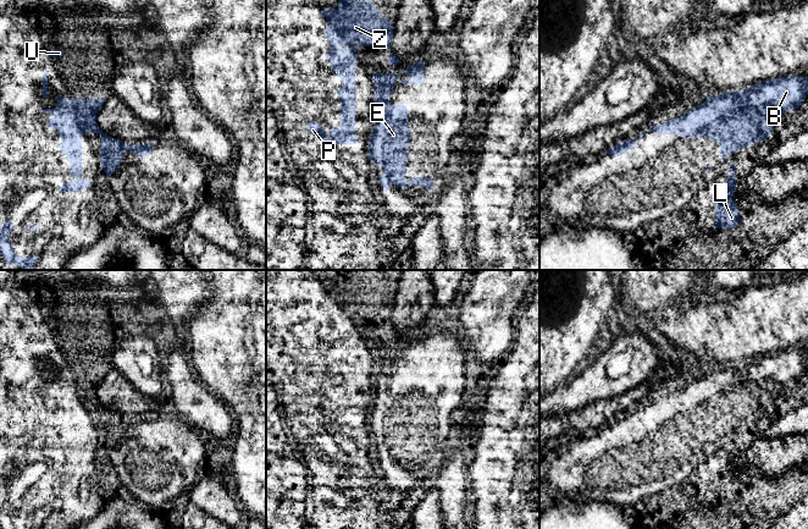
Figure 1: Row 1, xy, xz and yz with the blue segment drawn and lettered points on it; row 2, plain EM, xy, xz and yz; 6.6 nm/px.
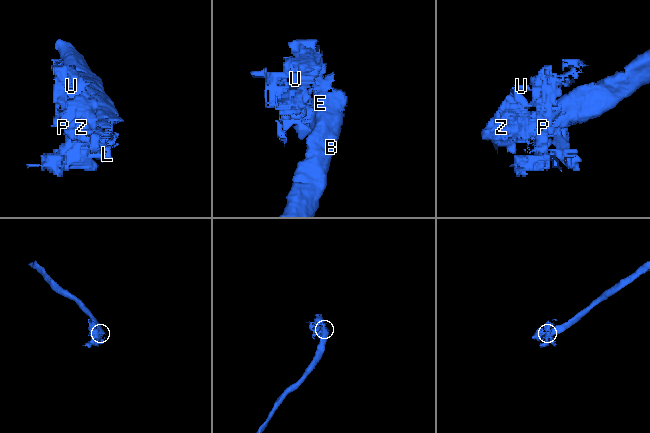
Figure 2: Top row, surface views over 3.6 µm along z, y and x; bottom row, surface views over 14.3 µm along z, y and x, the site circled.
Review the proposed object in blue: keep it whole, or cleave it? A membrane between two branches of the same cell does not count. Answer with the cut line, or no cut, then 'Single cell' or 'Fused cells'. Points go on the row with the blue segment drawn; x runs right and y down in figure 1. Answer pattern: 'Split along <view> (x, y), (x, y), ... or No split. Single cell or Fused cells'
No split. Single cell

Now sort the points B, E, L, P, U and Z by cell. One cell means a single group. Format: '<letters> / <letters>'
B E L P U Z

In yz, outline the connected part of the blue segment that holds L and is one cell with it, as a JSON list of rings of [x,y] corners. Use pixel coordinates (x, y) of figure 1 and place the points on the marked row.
[[[730,162],[729,178],[715,188],[715,227],[737,228],[737,224],[743,221],[737,210],[737,203],[732,199],[737,181],[735,178],[735,164]]]

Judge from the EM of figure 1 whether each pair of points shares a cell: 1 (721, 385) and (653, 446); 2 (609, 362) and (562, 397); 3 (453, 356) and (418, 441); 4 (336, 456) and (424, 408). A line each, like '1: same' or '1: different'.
1: same
2: same
3: same
4: different

